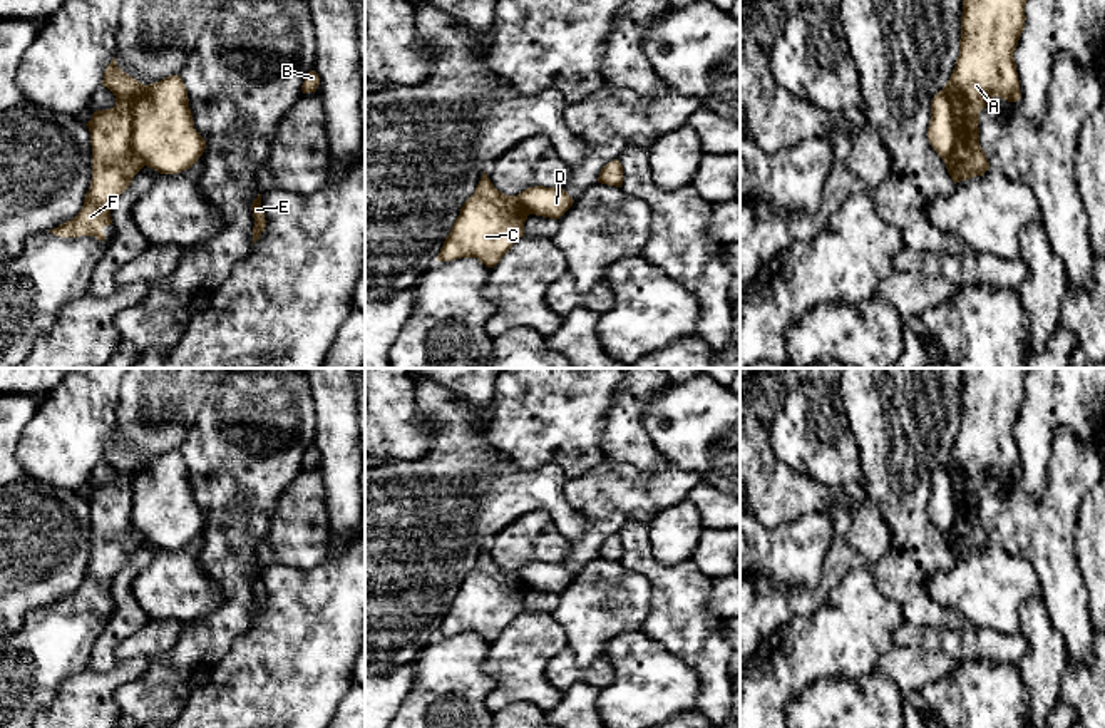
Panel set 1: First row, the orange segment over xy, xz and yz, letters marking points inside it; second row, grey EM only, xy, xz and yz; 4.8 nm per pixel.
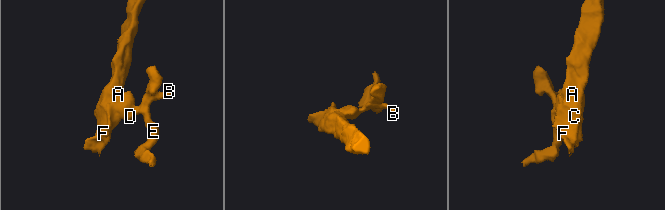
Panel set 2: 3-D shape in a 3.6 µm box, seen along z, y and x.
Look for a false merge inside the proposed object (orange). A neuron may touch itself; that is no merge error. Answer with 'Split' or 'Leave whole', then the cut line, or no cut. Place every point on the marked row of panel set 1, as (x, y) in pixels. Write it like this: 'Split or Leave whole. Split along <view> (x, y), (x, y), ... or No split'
Split. Split along xy (148, 86), (133, 104), (133, 149), (144, 164)

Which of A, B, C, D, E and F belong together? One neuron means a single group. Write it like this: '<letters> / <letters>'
A C F / B D E

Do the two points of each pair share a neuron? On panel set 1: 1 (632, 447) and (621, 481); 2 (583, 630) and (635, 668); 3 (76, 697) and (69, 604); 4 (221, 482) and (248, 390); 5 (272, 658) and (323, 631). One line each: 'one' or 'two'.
1: two
2: two
3: two
4: one
5: one

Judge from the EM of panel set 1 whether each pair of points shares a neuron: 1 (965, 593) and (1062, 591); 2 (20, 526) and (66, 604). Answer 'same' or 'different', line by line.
1: different
2: different

